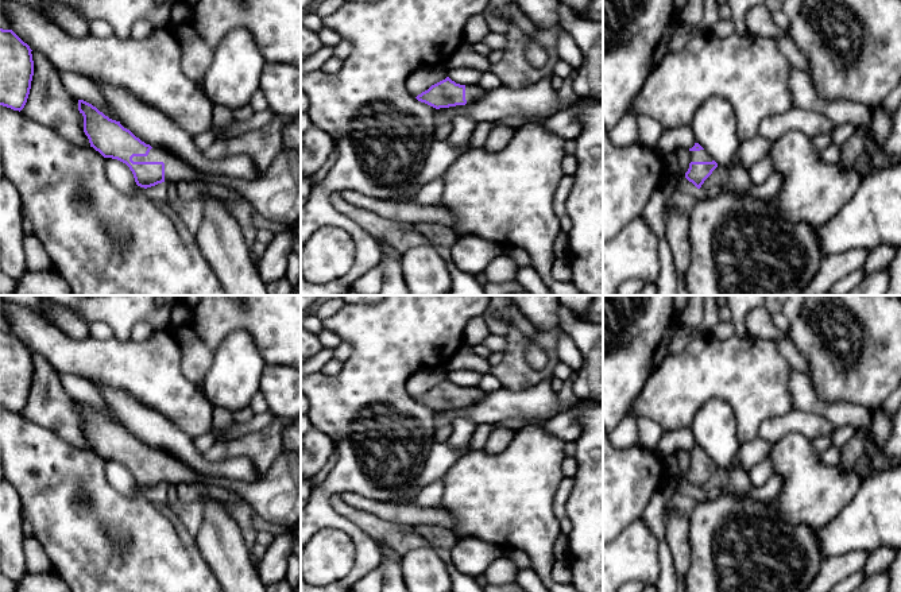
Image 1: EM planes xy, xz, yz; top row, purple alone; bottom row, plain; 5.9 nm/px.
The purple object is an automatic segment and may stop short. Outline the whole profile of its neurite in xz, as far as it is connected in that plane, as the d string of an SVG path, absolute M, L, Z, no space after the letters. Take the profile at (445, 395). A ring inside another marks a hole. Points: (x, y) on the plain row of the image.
M449 379L432 387L415 401L436 411L465 407L477 403L487 392L479 387L460 387Z

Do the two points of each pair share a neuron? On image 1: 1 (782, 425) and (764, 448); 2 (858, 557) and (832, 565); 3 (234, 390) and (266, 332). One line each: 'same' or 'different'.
1: different
2: same
3: different

